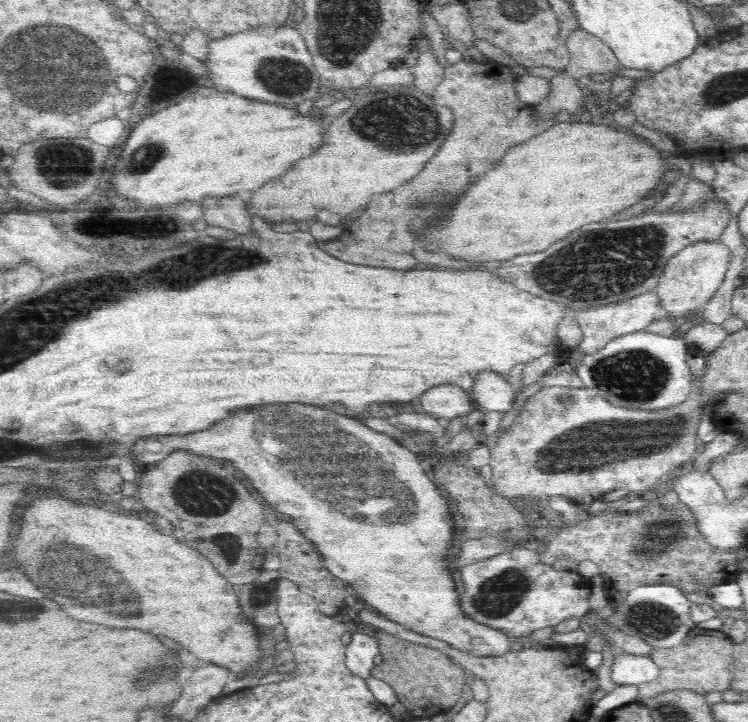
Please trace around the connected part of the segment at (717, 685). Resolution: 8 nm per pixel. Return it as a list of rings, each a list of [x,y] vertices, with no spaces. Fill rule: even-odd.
[[[695,627],[682,644],[674,648],[653,648],[652,659],[659,667],[659,676],[653,681],[638,685],[638,699],[636,703],[652,700],[664,692],[672,692],[674,689],[686,689],[697,694],[707,694],[713,691],[724,691],[732,682],[732,676],[728,676],[728,666],[732,665],[732,642],[724,630],[702,630]]]

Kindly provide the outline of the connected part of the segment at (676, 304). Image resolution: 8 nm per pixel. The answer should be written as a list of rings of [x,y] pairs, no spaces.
[[[699,240],[680,249],[676,256],[667,262],[658,281],[656,294],[660,298],[662,314],[678,324],[684,324],[686,316],[699,312],[714,294],[721,288],[722,281],[728,270],[730,249],[720,241]]]

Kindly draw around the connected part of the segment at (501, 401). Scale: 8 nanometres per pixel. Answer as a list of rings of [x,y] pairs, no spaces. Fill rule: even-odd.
[[[484,370],[475,376],[471,392],[477,408],[490,412],[506,412],[513,405],[516,389],[498,372]]]

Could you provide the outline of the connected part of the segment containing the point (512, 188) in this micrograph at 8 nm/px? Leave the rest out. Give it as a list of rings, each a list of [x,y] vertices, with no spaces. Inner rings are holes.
[[[573,119],[553,124],[548,130],[532,136],[532,140],[514,144],[516,148],[510,148],[492,172],[486,172],[486,176],[480,176],[480,180],[468,188],[460,198],[460,204],[456,202],[450,218],[426,232],[424,238],[416,240],[412,250],[440,250],[457,260],[471,262],[504,262],[528,252],[540,252],[552,242],[566,238],[572,230],[640,202],[667,171],[667,155],[650,146],[646,139],[626,132],[632,131],[620,129],[611,122],[596,125]]]

